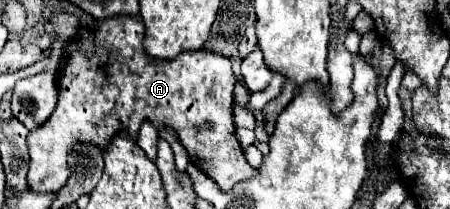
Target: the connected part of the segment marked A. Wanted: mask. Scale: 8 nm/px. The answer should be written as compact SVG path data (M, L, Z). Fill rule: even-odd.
M110 17L108 21L100 21L94 29L94 37L90 41L78 39L80 53L72 53L68 57L68 65L62 69L58 79L60 97L52 117L28 133L28 149L30 149L30 169L28 169L28 189L34 193L50 193L56 187L64 185L68 179L68 153L72 151L76 141L92 141L100 149L108 143L108 137L118 131L128 131L132 139L138 137L138 129L144 119L150 119L154 127L168 125L178 131L182 145L190 155L190 163L200 171L210 175L222 191L230 191L236 183L248 181L258 169L250 167L242 145L236 139L236 127L232 121L234 109L234 85L236 75L232 71L232 63L226 55L214 53L210 49L184 51L172 61L152 59L144 49L144 23L140 17Z

